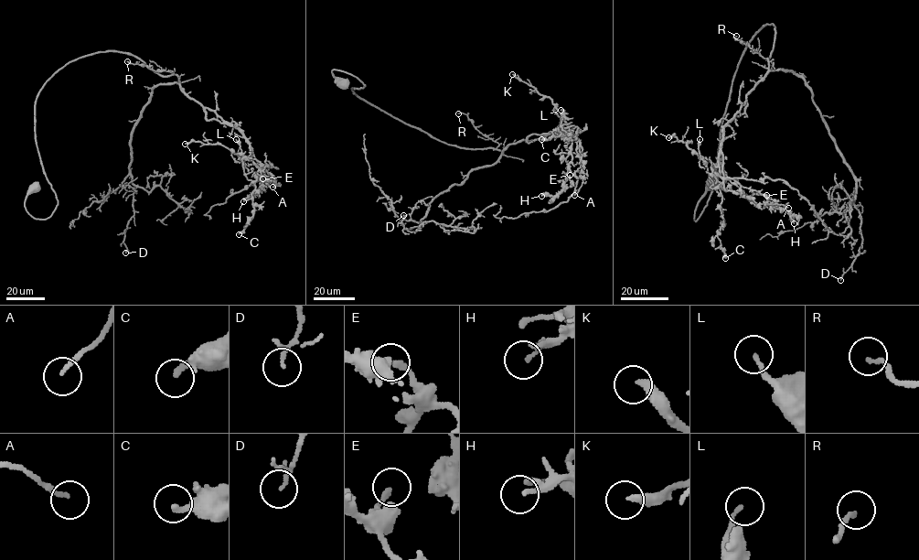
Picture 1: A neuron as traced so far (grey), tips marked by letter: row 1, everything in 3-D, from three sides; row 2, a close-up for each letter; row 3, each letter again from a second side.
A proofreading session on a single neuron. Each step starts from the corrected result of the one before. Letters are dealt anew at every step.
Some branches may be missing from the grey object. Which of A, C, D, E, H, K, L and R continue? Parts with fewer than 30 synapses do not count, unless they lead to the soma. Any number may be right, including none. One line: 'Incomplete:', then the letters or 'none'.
Incomplete: K

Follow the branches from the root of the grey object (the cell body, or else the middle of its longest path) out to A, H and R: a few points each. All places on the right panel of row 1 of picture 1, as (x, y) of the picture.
A: (711, 182), (695, 221), (737, 64), (773, 25), (768, 72), (724, 127), (721, 170), (788, 208)
H: (711, 182), (695, 221), (737, 64), (773, 25), (768, 72), (724, 127), (722, 181), (794, 223)
R: (711, 182), (695, 221), (712, 190), (737, 64), (761, 27), (774, 27), (766, 59), (736, 36)

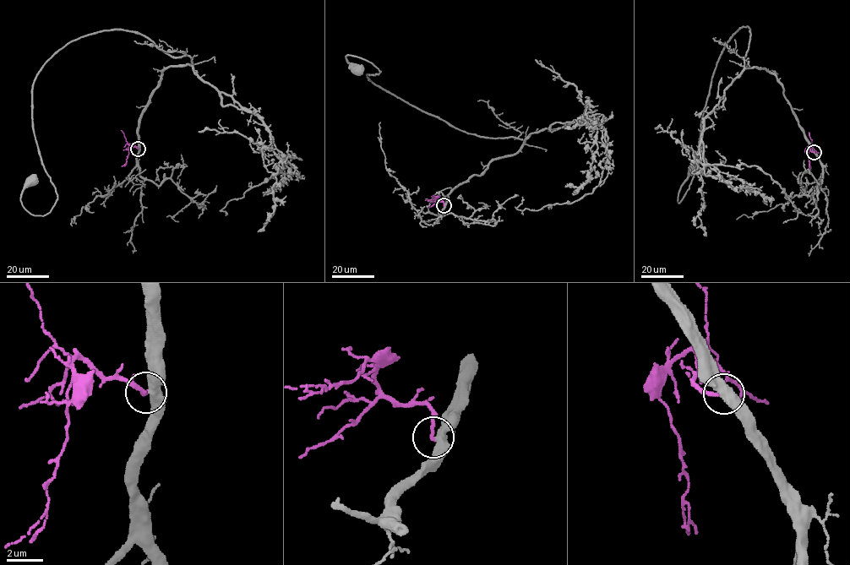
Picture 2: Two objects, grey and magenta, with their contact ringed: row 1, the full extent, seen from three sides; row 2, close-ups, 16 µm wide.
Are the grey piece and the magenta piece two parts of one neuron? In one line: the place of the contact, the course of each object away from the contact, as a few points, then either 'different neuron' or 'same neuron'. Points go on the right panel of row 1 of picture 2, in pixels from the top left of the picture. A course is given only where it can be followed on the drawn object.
place (814, 152); course grey (814, 152), (782, 85), (744, 67), (743, 26), (716, 65), (679, 203), (694, 168); course magenta (814, 152), (809, 147), (806, 151), (810, 169); same neuron

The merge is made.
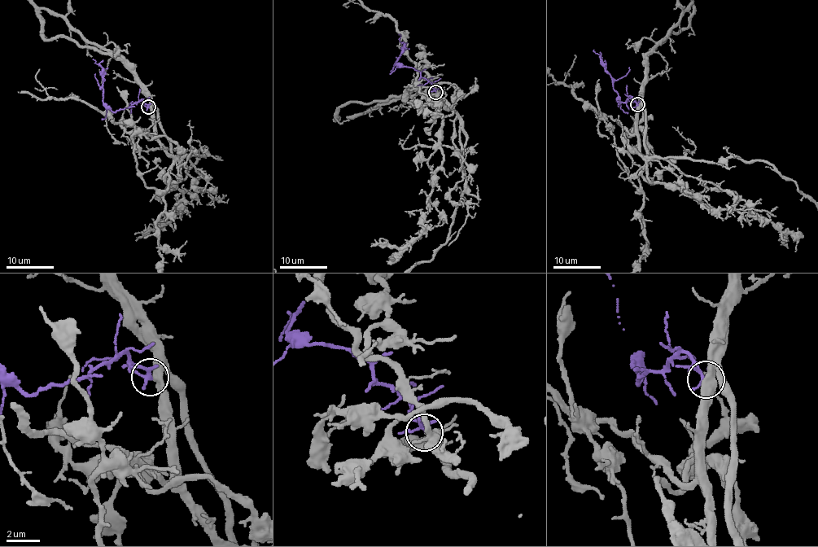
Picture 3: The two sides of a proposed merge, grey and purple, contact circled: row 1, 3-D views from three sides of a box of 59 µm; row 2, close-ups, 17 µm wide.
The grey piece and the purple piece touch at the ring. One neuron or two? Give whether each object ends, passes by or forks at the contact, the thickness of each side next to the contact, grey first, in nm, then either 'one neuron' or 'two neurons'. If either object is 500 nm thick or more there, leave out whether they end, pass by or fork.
grey passes by; purple passes by; calibres 440 and 200 nm; one neuron

